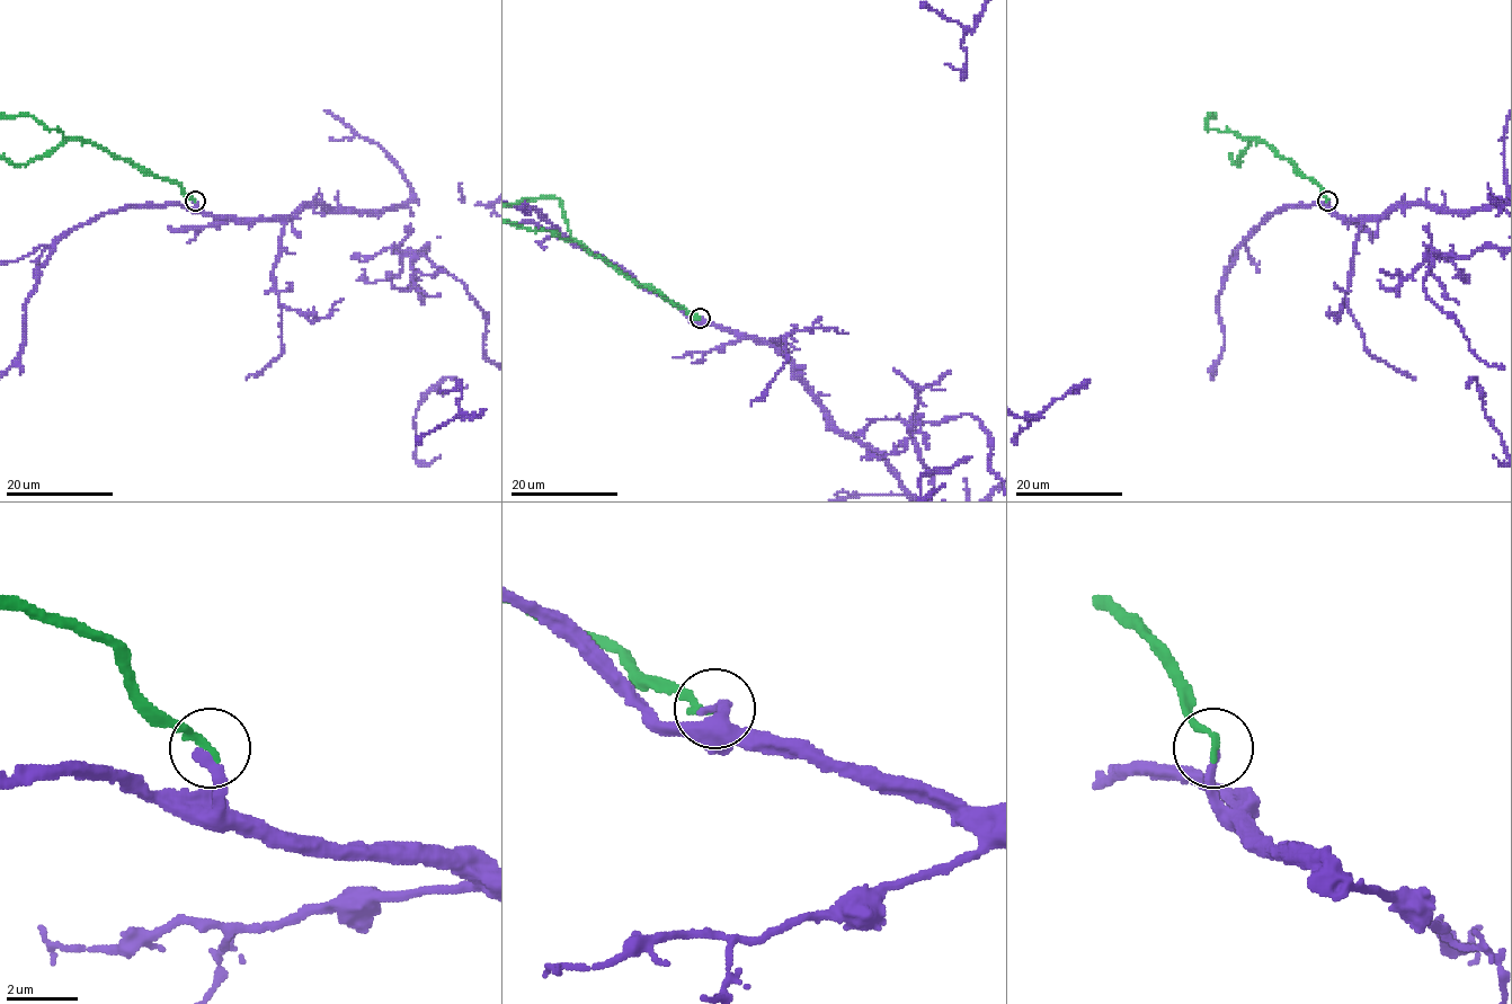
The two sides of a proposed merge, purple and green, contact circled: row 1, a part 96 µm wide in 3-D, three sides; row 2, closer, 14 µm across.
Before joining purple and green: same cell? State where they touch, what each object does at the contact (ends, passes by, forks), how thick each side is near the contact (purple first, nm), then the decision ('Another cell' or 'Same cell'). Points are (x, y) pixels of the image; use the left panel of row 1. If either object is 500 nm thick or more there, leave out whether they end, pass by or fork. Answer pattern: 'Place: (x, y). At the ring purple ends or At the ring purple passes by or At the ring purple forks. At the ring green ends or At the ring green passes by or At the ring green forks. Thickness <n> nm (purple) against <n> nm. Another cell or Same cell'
Place: (195, 201). At the ring purple ends. At the ring green ends. Thickness 280 nm (purple) against 200 nm. Same cell

